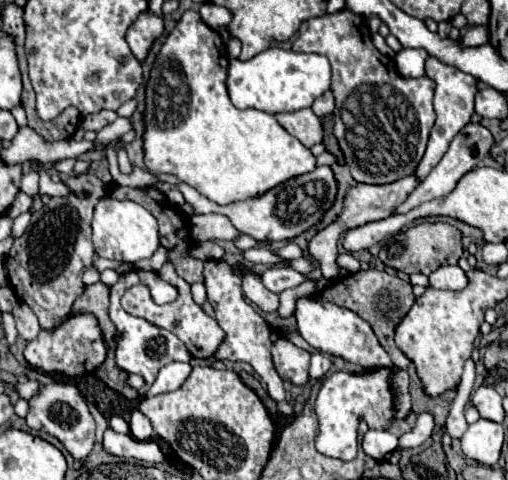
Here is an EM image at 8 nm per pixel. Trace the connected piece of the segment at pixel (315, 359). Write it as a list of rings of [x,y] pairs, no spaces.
[[[322,352],[312,354],[312,360],[310,360],[310,378],[322,378],[324,374],[328,374],[330,366],[332,366],[332,362],[330,362],[328,354],[322,354]]]

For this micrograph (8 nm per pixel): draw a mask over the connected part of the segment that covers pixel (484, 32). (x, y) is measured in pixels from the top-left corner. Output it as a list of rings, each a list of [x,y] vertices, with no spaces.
[[[480,24],[468,26],[468,32],[462,36],[464,46],[484,46],[488,42],[488,28]]]

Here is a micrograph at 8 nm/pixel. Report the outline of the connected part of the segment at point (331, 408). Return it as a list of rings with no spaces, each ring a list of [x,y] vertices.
[[[374,368],[362,374],[332,372],[328,374],[316,396],[316,414],[320,432],[316,436],[316,450],[330,458],[354,460],[358,452],[358,424],[364,420],[370,430],[388,430],[394,422],[396,390],[392,386],[392,368]]]

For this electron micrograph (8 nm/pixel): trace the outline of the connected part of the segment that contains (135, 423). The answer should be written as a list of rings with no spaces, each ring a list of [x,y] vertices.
[[[134,410],[132,412],[132,418],[130,418],[130,434],[144,442],[144,440],[150,440],[154,436],[154,428],[152,428],[152,422],[148,420],[146,414],[142,414],[140,410]]]

